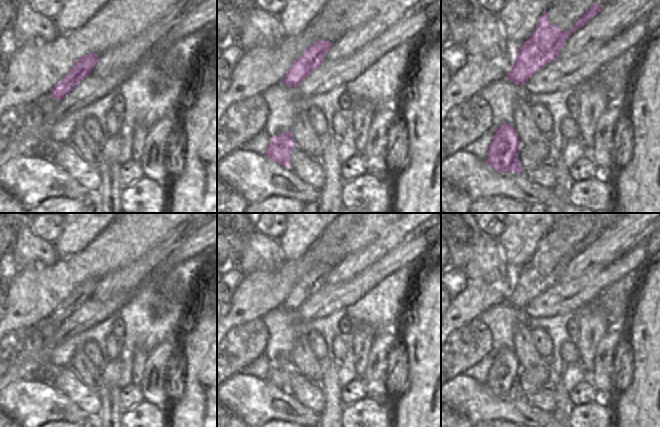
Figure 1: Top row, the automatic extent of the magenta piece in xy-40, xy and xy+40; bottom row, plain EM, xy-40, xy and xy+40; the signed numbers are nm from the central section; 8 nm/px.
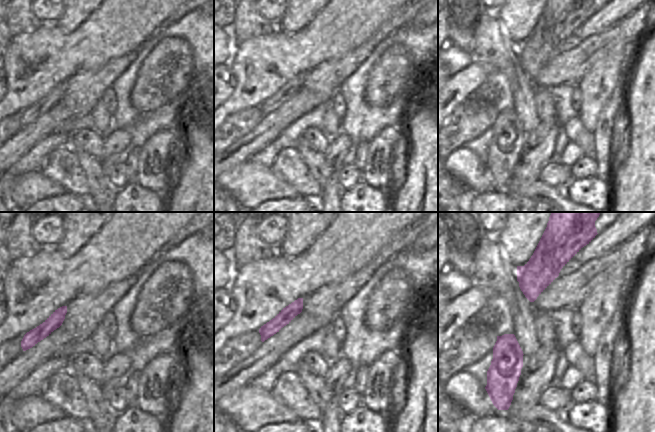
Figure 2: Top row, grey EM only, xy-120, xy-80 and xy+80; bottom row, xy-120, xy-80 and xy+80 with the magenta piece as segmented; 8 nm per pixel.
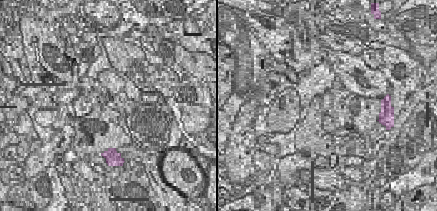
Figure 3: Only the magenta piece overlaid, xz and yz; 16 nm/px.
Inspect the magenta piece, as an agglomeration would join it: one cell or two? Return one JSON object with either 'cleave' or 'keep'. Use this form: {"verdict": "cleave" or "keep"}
{"verdict": "cleave"}

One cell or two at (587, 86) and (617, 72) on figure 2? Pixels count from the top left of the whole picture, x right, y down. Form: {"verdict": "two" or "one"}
{"verdict": "one"}

